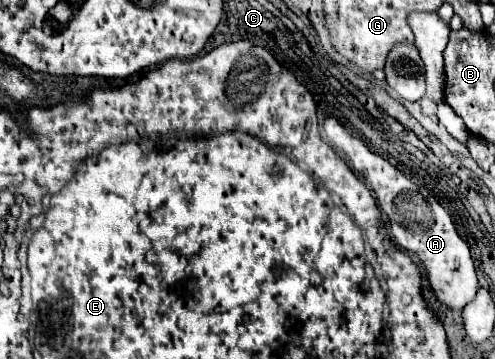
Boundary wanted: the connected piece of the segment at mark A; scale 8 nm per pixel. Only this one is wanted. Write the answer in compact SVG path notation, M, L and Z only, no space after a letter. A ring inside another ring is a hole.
M326 117L324 133L326 133L326 141L338 153L346 155L352 169L366 177L366 181L370 183L370 187L376 195L380 209L390 217L394 243L398 245L398 249L402 249L422 261L424 269L428 271L428 279L430 279L430 285L432 285L436 297L446 307L458 309L458 311L466 303L470 303L478 289L474 261L470 257L470 249L468 249L466 241L460 239L450 215L442 209L442 205L434 197L420 195L418 187L404 173L400 173L396 167L392 167L380 155L374 155L372 151L368 151L368 147L360 139L352 137L336 117Z

